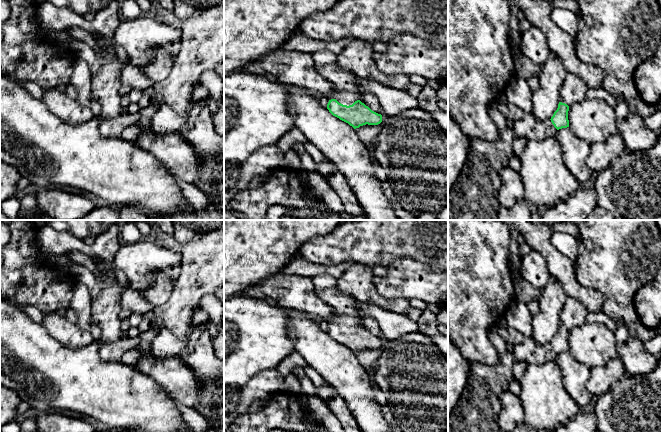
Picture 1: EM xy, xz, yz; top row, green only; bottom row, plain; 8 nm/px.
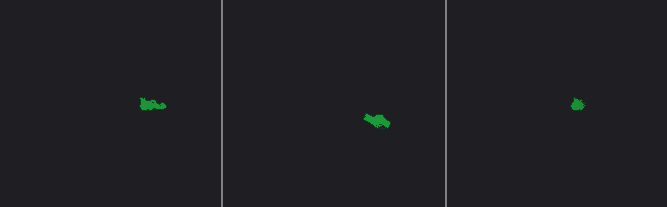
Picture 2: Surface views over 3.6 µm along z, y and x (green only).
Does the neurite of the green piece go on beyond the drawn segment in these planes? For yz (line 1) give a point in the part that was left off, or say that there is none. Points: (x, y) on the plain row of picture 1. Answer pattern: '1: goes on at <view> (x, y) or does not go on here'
1: goes on at yz (529, 351)

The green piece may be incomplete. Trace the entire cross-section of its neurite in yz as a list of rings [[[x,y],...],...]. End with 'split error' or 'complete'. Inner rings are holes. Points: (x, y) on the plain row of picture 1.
[[[568,296],[560,313],[558,332],[551,341],[551,345],[538,344],[532,336],[524,337],[521,343],[514,346],[514,361],[525,362],[527,365],[555,361],[559,353],[569,351],[569,330],[584,324],[587,314],[588,311],[580,301]]]; split error

